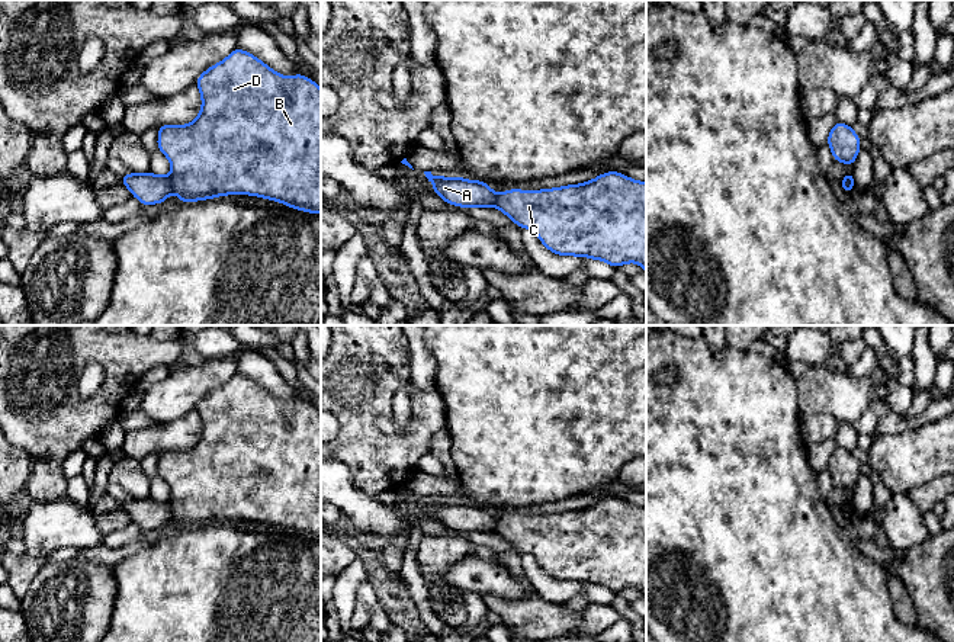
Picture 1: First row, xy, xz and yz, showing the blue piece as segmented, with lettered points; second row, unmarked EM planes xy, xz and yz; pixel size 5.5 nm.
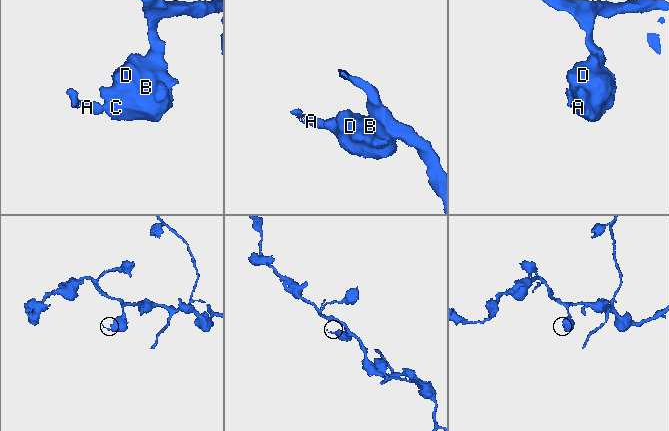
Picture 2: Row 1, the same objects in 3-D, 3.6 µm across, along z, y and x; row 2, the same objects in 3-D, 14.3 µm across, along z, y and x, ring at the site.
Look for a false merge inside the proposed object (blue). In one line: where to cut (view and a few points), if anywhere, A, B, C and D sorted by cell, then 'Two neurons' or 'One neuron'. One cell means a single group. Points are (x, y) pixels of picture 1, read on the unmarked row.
Split along xy (167, 503), (172, 516). Groups: A / B C D. Two neurons

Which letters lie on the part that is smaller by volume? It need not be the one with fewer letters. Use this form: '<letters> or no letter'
A

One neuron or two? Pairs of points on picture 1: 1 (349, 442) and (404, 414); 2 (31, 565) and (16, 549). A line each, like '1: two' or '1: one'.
1: two
2: one

